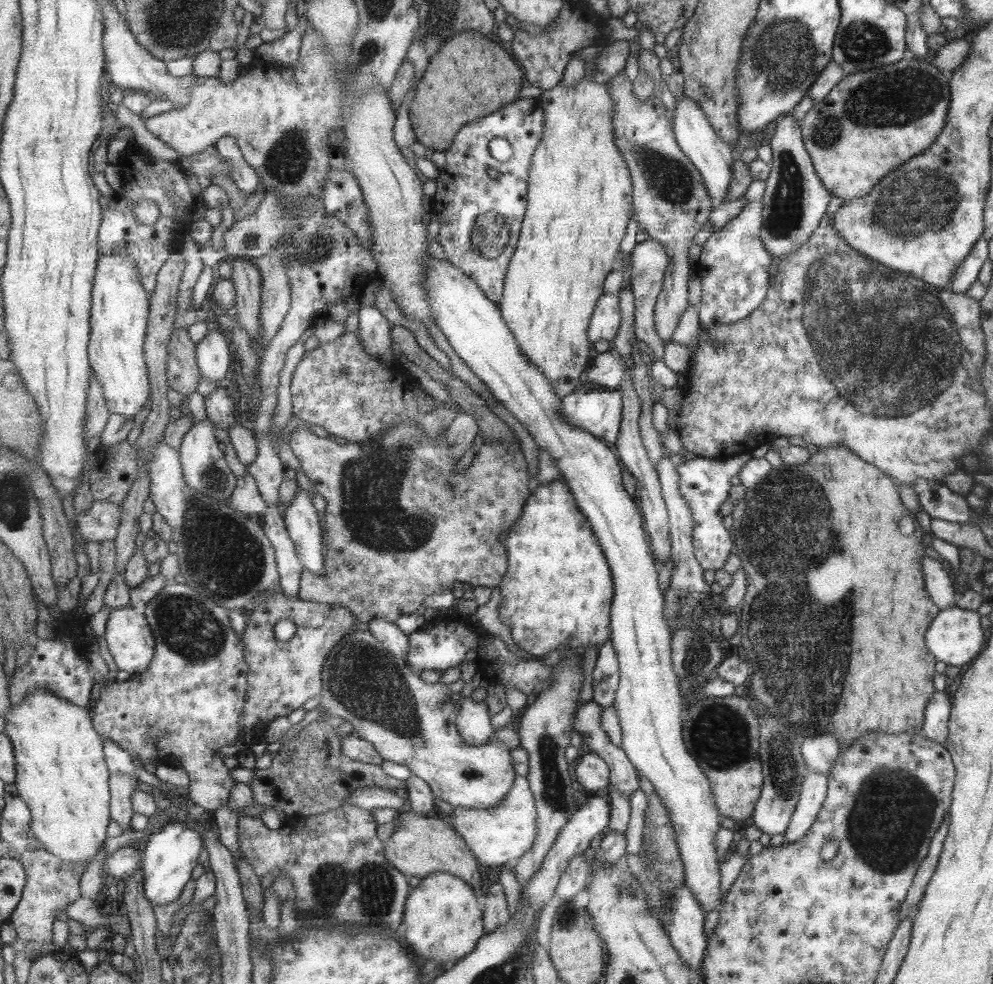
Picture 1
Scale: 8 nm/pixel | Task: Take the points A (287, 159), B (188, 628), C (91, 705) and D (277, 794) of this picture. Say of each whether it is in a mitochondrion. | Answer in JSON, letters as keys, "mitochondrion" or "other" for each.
{"A":"mitochondrion","B":"mitochondrion","C":"other","D":"other"}

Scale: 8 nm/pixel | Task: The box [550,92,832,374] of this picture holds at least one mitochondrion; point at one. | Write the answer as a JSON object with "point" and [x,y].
{"point":[786,215]}

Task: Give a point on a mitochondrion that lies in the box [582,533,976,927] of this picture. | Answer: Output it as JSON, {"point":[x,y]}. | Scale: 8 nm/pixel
{"point":[894,810]}

